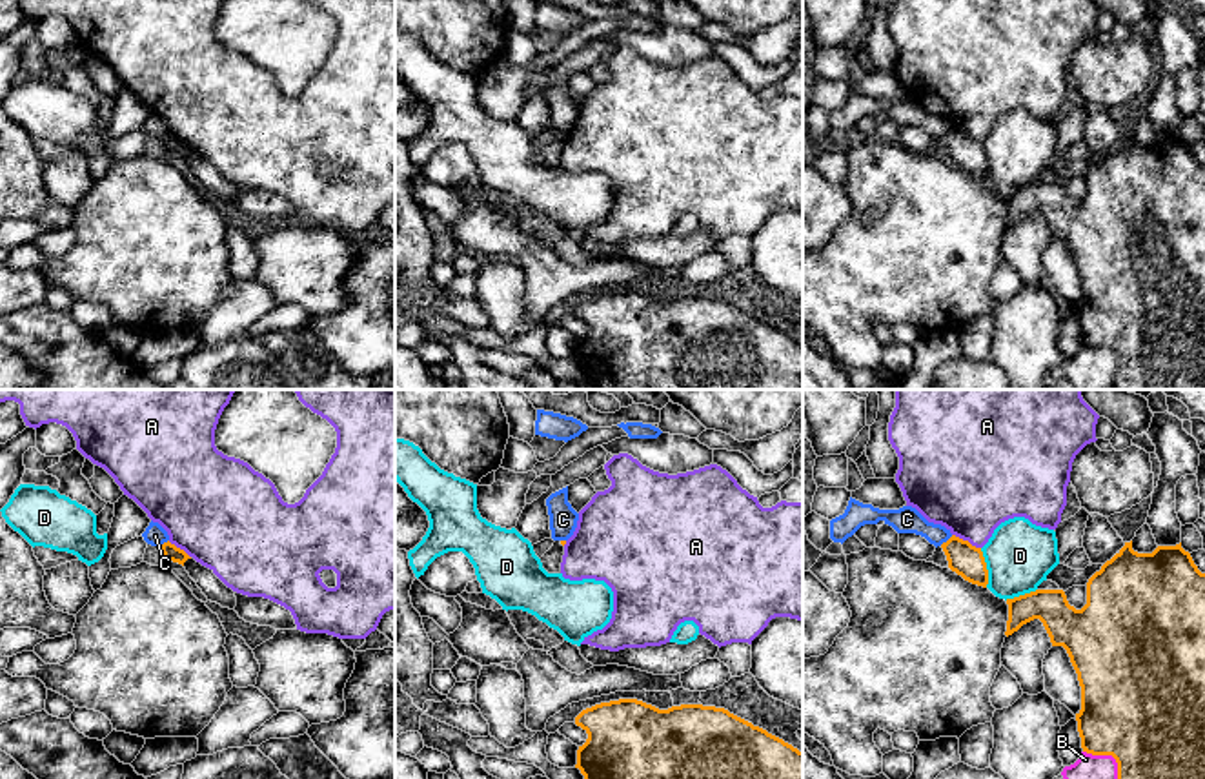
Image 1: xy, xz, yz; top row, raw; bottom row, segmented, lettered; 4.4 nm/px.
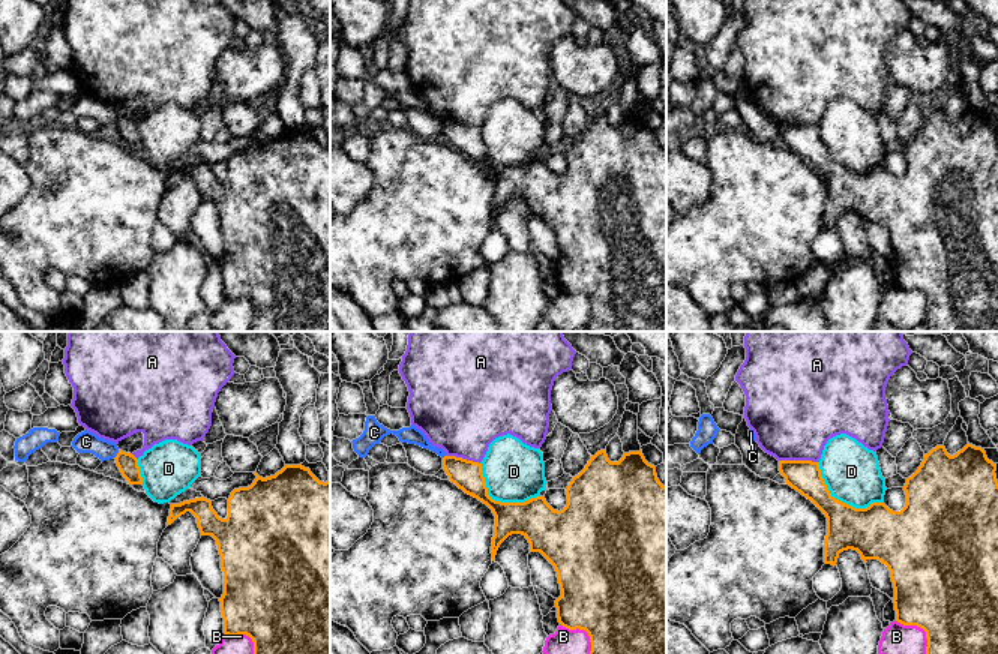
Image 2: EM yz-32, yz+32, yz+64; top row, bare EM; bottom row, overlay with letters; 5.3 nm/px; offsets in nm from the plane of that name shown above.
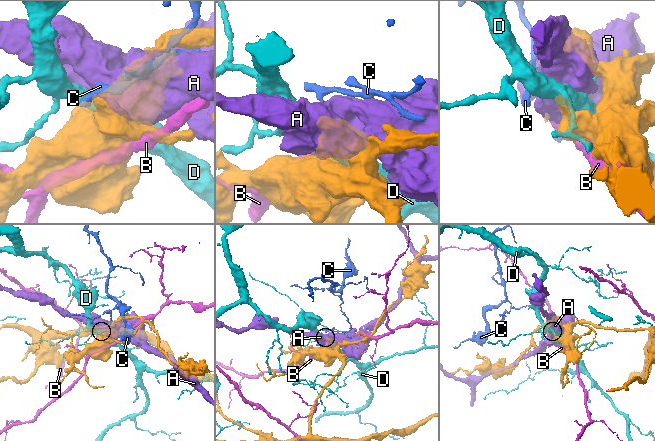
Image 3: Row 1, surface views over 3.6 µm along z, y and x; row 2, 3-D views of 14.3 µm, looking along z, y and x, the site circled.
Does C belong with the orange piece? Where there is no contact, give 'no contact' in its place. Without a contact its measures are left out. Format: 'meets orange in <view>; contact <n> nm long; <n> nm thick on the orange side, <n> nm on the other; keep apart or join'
meets orange in yz; contact 80 nm long; 140 nm thick on the orange side, 120 nm on the other; keep apart

